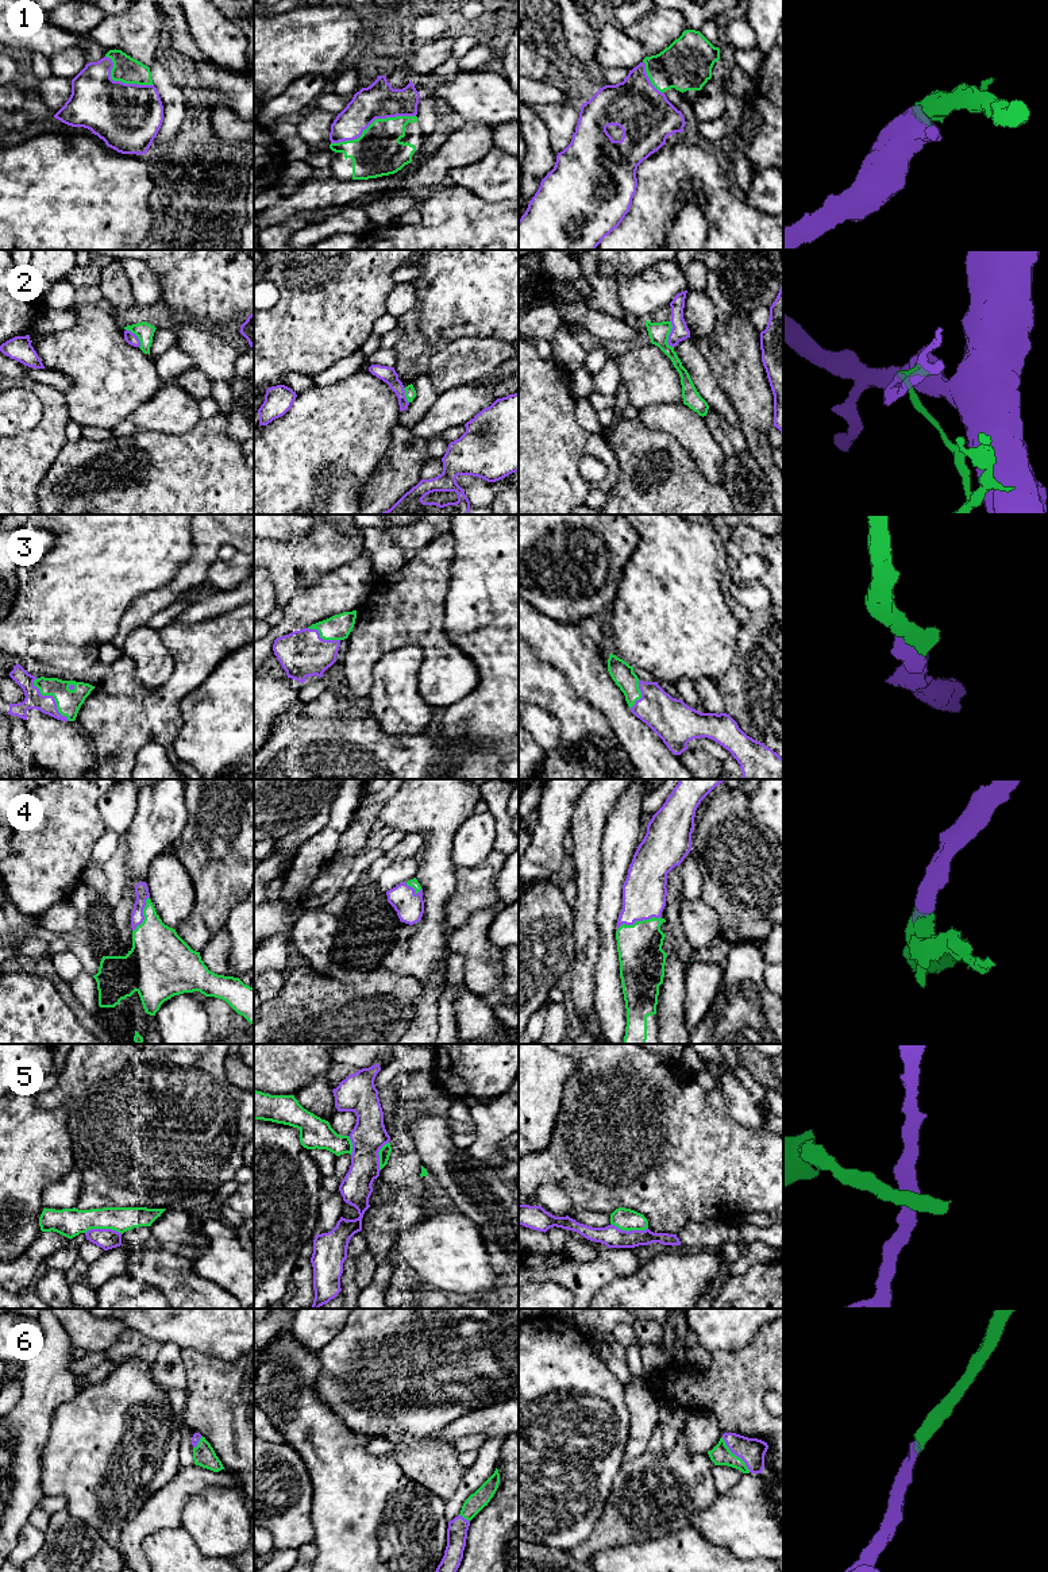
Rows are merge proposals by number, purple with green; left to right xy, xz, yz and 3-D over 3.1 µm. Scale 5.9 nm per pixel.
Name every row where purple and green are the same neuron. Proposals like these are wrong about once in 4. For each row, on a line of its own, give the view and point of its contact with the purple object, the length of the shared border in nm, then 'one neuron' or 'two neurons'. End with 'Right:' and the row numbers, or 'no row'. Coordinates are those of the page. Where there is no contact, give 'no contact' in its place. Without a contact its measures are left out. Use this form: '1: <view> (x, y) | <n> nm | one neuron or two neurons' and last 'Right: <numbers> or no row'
1: xz (373, 120) | 550 nm | one neuron
2: yz (670, 334) | 170 nm | two neurons
3: xy (51, 696) | 320 nm | one neuron
4: yz (638, 920) | 260 nm | one neuron
5: yz (630, 1230) | 220 nm | two neurons
6: yz (735, 1453) | 260 nm | one neuron
Right: 1, 3, 4, 6

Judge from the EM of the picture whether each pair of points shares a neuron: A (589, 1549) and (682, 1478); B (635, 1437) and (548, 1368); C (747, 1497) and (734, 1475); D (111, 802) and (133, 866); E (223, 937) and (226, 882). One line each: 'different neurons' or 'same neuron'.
A: same neuron
B: different neurons
C: different neurons
D: different neurons
E: different neurons

